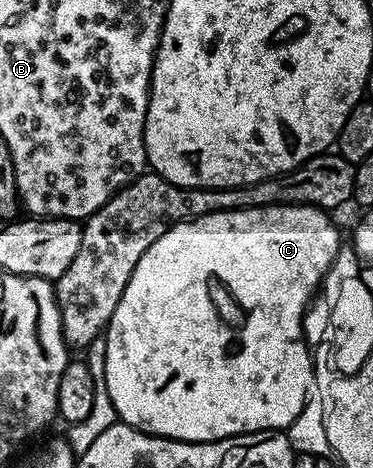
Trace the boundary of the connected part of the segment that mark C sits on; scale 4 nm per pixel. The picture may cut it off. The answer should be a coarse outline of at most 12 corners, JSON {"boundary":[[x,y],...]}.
{"boundary":[[325,209],[182,220],[103,333],[117,417],[287,430]]}

